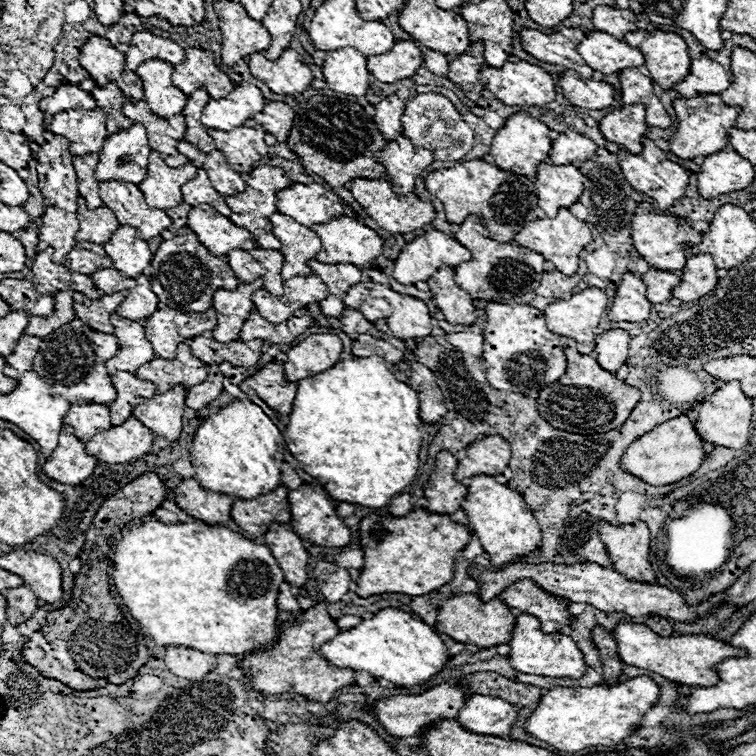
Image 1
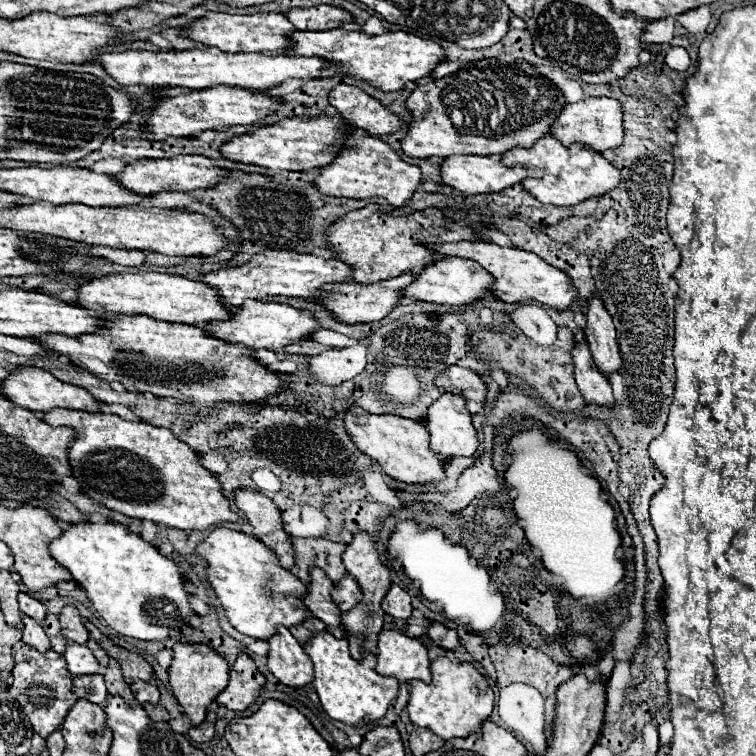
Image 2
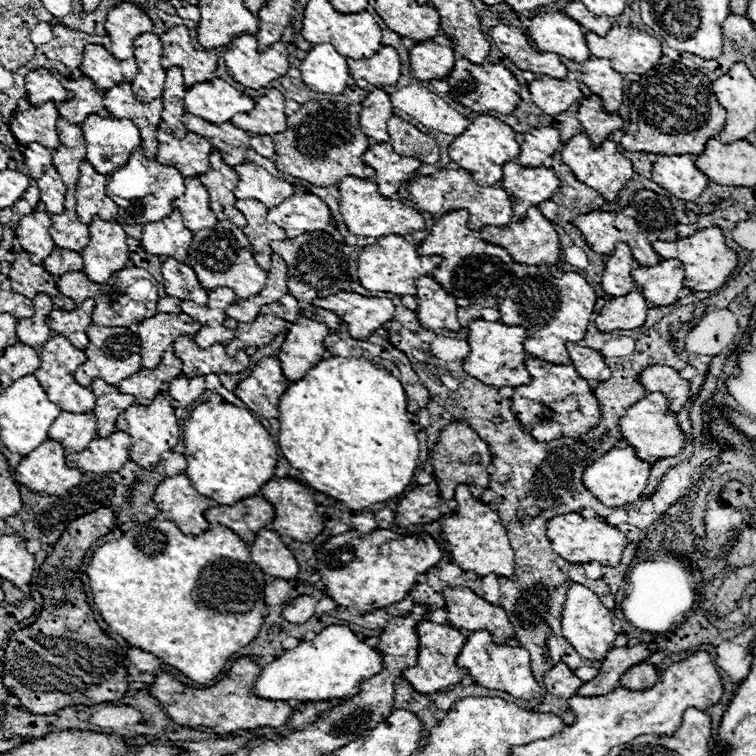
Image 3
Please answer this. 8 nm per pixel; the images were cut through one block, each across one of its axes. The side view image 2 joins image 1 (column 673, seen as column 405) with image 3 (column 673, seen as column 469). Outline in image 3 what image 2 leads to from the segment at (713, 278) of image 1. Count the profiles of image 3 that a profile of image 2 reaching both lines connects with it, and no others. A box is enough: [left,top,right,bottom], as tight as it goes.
[632,260,684,306]

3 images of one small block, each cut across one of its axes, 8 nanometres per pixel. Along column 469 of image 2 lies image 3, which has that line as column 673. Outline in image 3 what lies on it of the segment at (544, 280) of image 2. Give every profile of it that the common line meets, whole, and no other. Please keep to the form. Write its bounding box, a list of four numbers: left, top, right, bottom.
[654,226,738,292]

